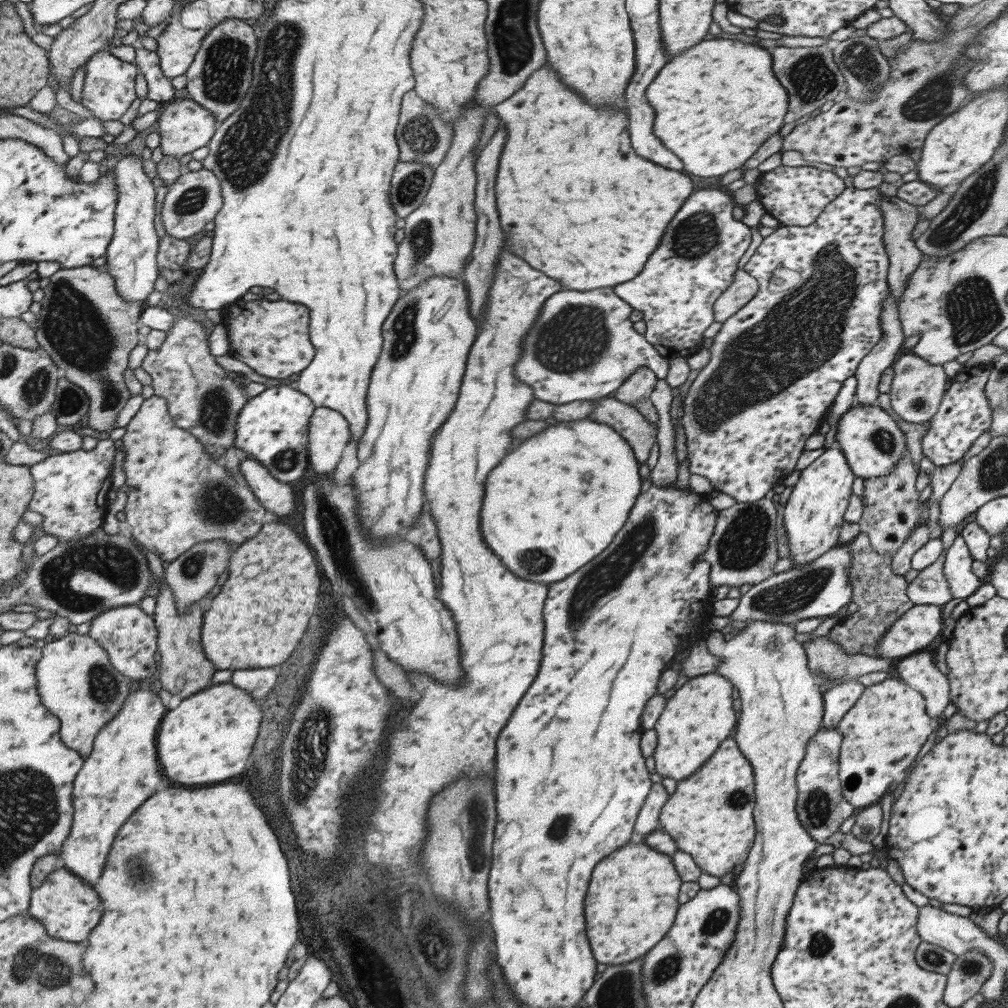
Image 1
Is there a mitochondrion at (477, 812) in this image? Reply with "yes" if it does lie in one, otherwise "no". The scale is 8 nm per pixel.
yes

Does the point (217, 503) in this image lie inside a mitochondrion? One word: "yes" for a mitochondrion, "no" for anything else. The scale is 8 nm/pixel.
yes

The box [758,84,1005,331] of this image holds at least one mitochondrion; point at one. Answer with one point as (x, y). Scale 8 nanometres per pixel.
(974, 205)

